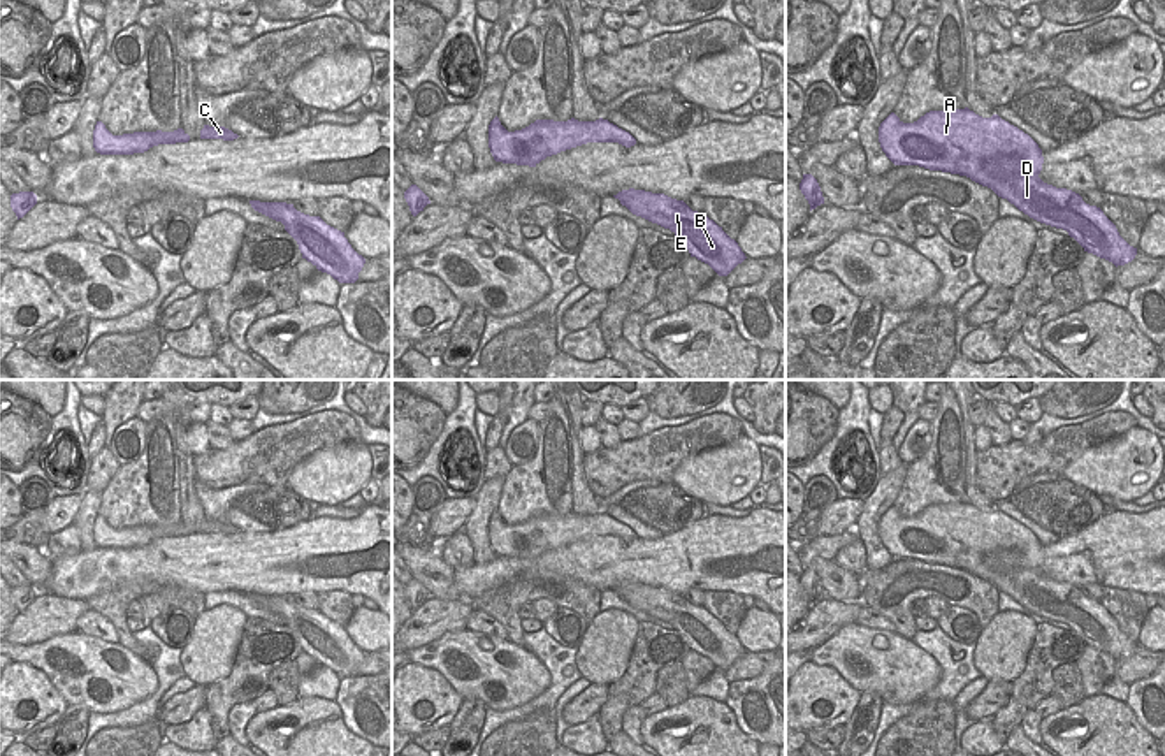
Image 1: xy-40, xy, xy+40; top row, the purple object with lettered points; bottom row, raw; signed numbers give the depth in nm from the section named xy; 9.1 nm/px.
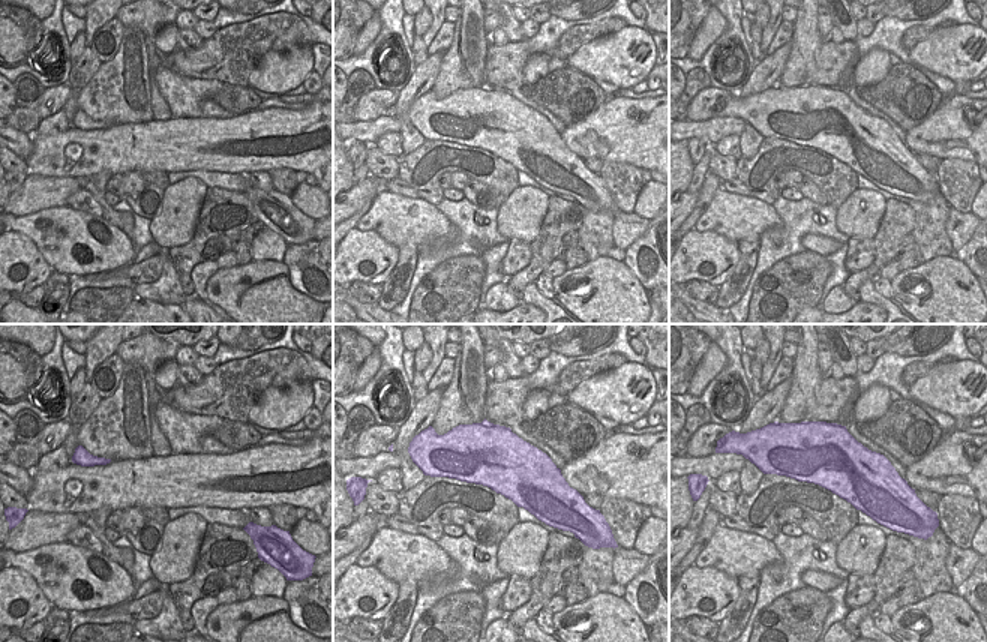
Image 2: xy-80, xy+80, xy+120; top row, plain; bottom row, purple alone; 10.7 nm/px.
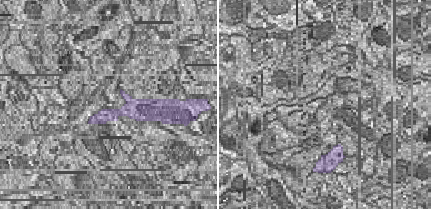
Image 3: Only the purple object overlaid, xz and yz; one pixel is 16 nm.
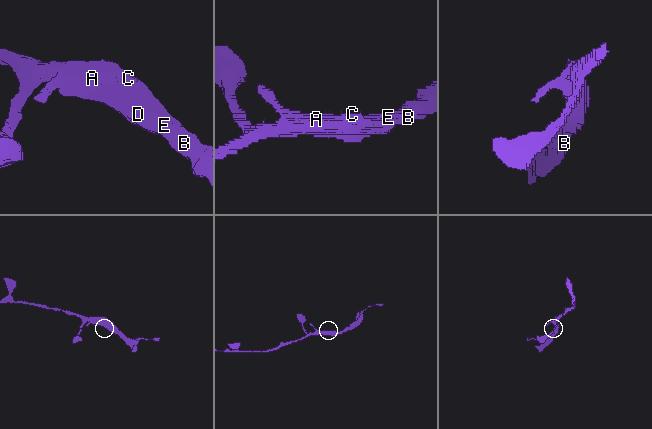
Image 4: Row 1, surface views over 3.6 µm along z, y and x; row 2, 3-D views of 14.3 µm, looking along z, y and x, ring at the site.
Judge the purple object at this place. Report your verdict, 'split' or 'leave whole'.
leave whole

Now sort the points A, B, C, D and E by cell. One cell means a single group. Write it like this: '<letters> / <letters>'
A B C D E

